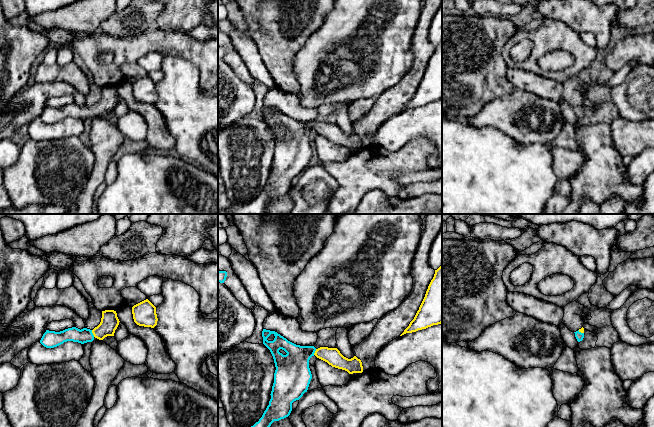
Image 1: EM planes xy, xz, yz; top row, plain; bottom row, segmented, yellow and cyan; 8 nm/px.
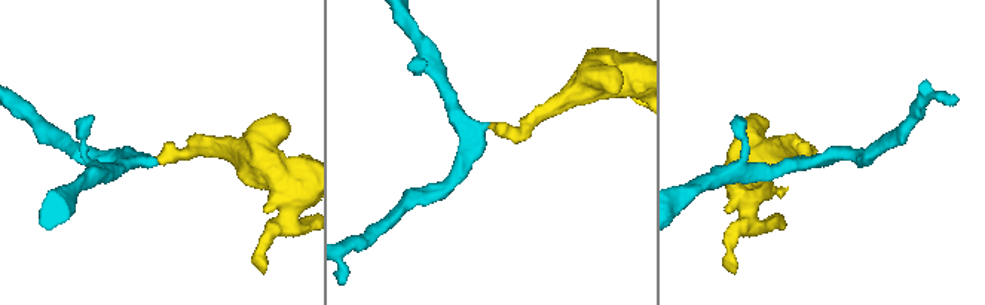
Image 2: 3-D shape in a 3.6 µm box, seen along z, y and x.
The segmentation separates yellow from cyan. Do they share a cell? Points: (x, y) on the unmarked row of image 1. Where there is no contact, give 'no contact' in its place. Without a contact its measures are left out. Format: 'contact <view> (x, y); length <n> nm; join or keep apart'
contact xy (92, 108); length 60 nm; join

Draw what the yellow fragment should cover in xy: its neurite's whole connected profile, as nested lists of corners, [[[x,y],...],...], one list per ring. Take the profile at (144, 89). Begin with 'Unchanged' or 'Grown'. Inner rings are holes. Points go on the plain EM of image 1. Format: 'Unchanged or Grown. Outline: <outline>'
Unchanged. Outline: [[[144,76],[132,83],[134,98],[139,102],[154,104],[157,101],[156,83],[148,76]]]

